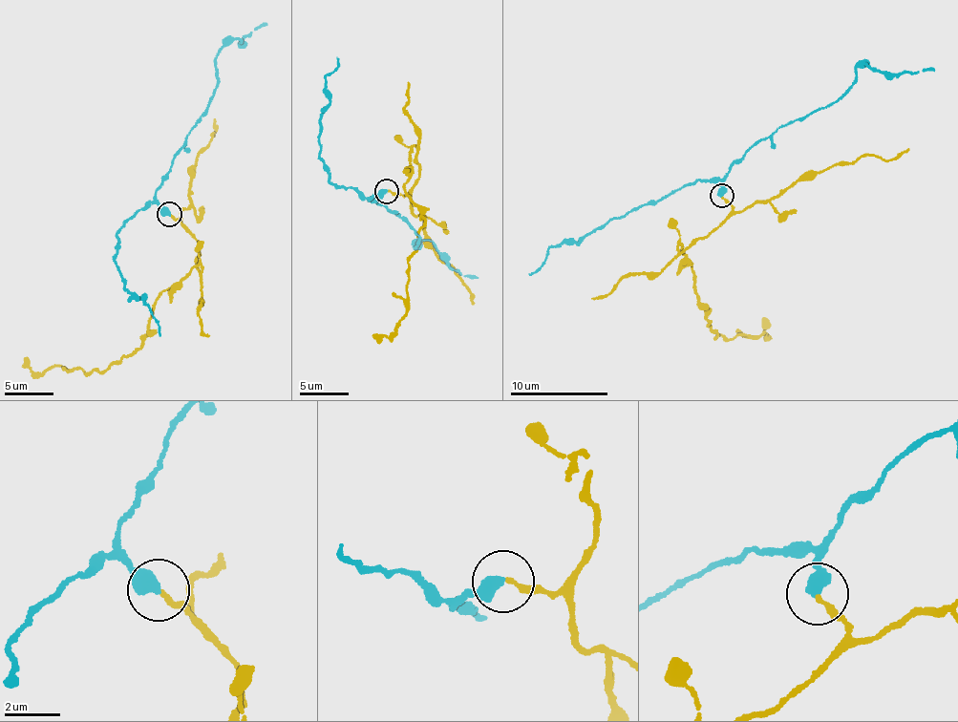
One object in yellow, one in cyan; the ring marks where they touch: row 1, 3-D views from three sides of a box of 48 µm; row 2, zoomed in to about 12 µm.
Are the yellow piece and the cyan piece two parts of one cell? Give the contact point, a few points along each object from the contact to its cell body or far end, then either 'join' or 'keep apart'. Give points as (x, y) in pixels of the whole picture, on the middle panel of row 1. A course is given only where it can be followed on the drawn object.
place (386, 191); course yellow (388, 191), (404, 195), (418, 178), (413, 152), (405, 193), (424, 216), (407, 313), (372, 336); course cyan (386, 192), (367, 199), (406, 217), (418, 240), (415, 248), (415, 243), (427, 240), (464, 277), (477, 276); keep apart

